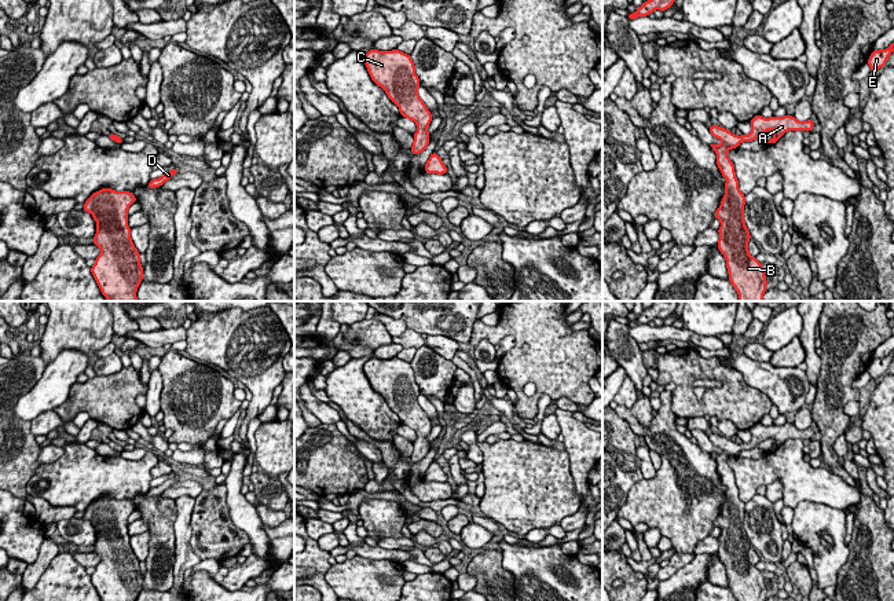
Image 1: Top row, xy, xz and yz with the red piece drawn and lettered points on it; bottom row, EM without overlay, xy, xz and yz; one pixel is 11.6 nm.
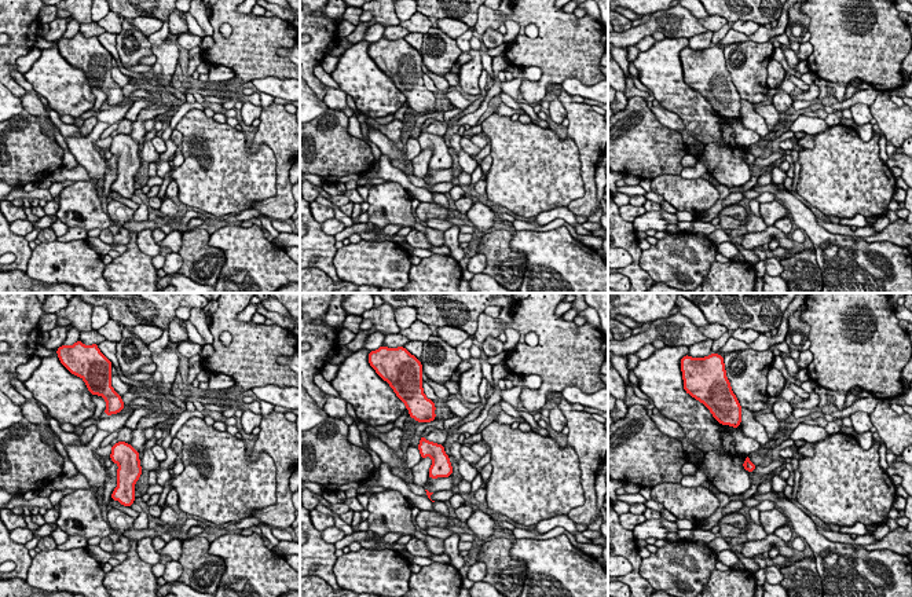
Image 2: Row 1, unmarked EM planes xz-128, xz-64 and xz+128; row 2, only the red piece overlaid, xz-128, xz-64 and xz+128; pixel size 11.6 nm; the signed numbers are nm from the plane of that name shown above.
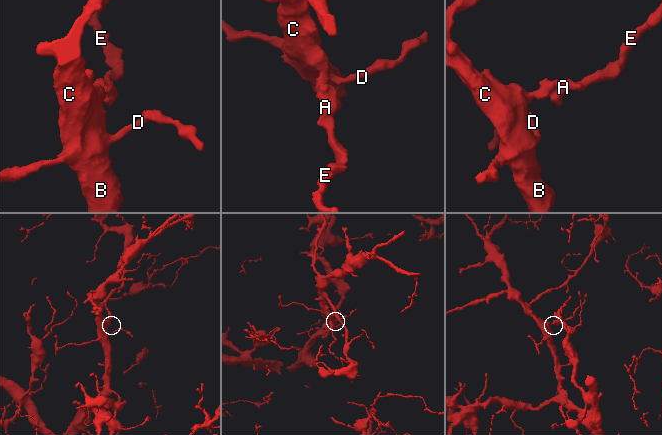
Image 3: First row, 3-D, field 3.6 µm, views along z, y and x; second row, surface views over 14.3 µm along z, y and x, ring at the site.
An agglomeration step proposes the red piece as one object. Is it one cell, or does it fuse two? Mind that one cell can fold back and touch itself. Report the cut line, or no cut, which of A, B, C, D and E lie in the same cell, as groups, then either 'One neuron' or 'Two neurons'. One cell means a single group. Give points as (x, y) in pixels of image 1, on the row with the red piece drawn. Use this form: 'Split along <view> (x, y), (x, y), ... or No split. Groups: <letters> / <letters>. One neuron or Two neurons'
No split. Groups: A B C D E. One neuron

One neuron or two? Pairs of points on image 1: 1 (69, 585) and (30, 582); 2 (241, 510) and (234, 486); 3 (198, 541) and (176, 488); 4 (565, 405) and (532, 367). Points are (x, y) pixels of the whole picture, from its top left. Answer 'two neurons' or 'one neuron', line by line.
1: two neurons
2: one neuron
3: two neurons
4: two neurons

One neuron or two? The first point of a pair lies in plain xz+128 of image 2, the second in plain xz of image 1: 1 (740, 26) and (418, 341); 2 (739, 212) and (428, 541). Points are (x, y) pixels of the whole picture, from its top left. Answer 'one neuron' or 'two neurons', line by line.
1: two neurons
2: two neurons

